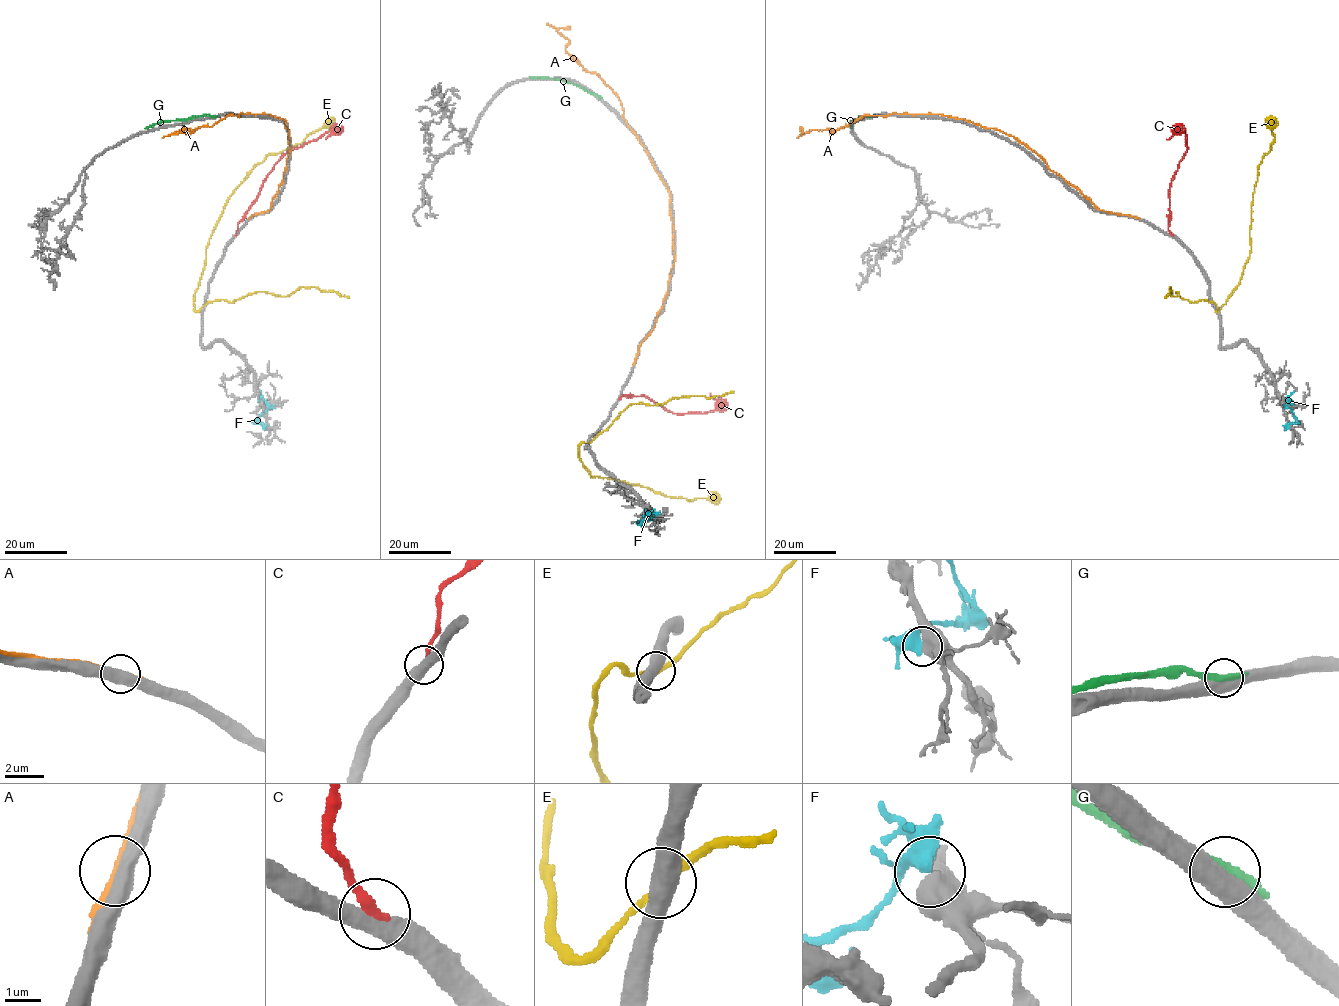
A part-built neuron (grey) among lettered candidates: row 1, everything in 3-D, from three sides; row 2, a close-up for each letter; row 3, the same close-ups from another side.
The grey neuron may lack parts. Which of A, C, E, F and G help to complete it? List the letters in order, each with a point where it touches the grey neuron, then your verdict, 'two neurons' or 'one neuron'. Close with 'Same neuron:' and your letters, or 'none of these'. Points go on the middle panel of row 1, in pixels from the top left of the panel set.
A: meets grey at (635, 360); two neurons
C: meets grey at (619, 398); one neuron
E: meets grey at (589, 443); two neurons
F: meets grey at (650, 515); two neurons
G: meets grey at (598, 96); two neurons
Same neuron: C

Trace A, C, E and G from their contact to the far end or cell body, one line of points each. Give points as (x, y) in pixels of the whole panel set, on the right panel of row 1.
A: (1133, 216), (1096, 208), (1012, 136), (963, 119), (894, 113), (863, 115), (838, 129), (802, 134), (801, 128)
C: (1172, 235), (1168, 229), (1169, 186), (1187, 150), (1184, 131), (1174, 132), (1166, 139)
E: (1216, 305), (1216, 312), (1240, 280), (1250, 253), (1249, 231), (1258, 166), (1273, 142), (1273, 119)
G: (869, 116), (854, 119), (850, 128)

